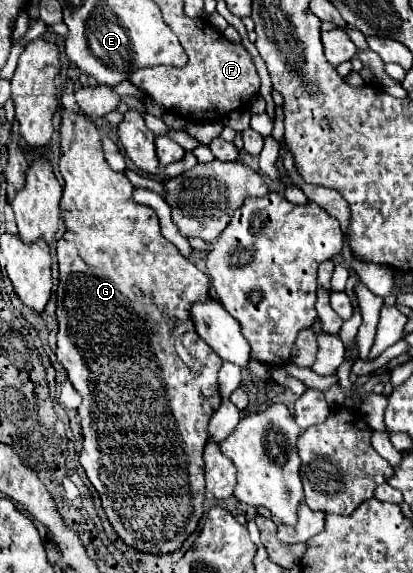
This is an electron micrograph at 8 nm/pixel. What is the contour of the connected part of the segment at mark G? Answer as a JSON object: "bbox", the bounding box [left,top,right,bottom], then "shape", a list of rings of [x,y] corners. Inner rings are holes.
{"bbox":[55,104,223,554],"shape":[[[59,104],[57,114],[61,116],[59,174],[65,182],[61,196],[65,234],[56,248],[61,276],[57,292],[59,334],[55,354],[67,370],[69,382],[83,398],[79,406],[83,428],[79,462],[89,482],[99,492],[101,506],[117,536],[139,552],[169,554],[183,546],[203,516],[203,453],[209,440],[207,424],[221,404],[217,372],[223,360],[197,336],[189,318],[191,304],[209,296],[209,278],[181,256],[175,244],[163,238],[155,212],[133,200],[133,184],[127,176],[109,168],[97,126],[85,114],[67,110],[63,104]],[[65,304],[73,304],[73,316],[69,316]],[[177,342],[187,346],[187,352],[193,356],[193,368],[179,358]],[[85,360],[93,360],[93,380],[85,378]],[[103,394],[111,394],[111,413],[106,415],[103,414]]]}

